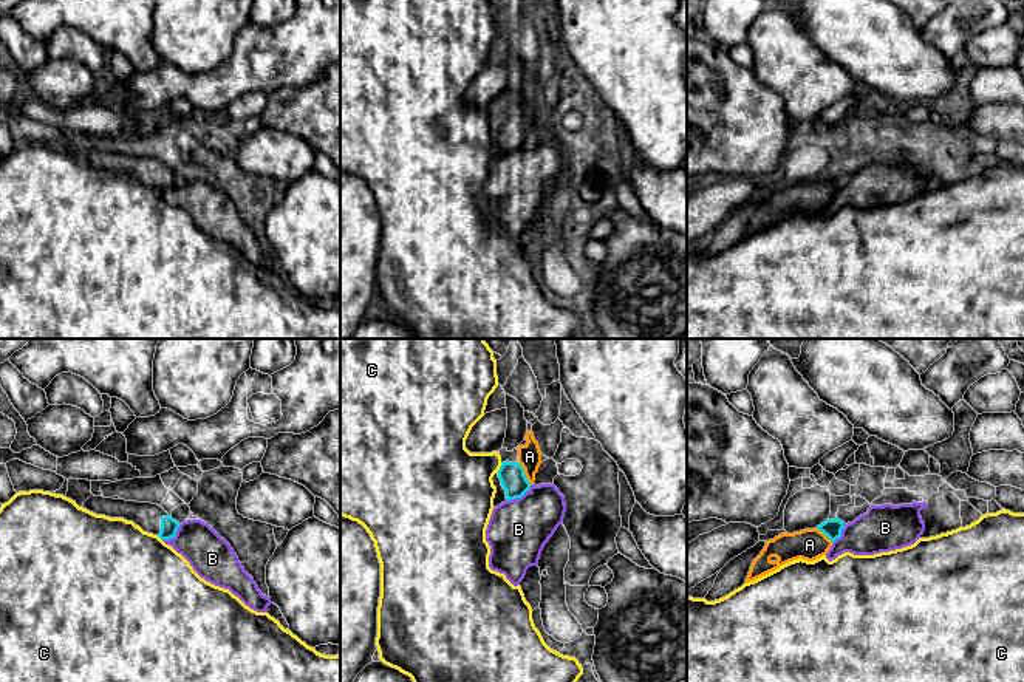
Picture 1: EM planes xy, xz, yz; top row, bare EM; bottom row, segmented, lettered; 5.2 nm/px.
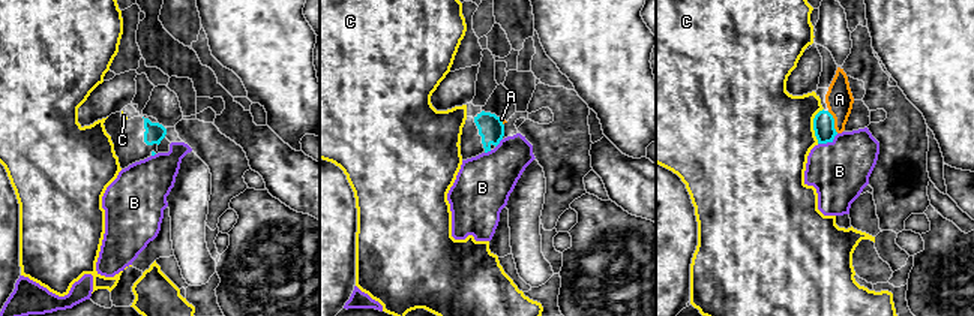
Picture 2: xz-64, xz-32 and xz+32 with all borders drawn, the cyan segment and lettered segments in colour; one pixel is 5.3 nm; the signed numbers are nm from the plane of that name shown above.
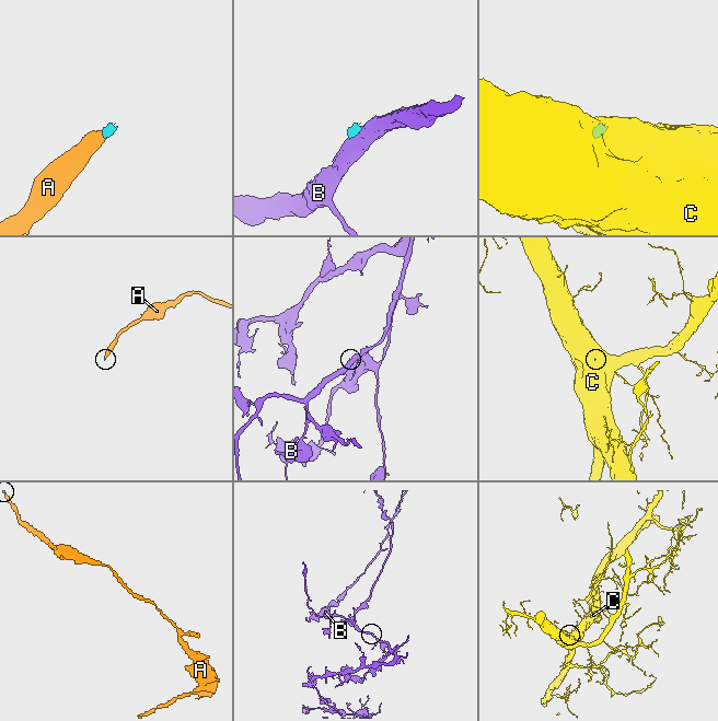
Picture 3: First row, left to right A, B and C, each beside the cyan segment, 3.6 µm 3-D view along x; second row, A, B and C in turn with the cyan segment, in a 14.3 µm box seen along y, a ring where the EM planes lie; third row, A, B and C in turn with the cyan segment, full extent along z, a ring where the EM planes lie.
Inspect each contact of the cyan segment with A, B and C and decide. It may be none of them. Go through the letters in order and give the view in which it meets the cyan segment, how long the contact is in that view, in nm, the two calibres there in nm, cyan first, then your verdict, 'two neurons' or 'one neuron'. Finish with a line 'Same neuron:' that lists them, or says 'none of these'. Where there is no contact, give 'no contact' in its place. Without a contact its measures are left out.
A: xz | 140 nm | 140/120 nm | one neuron
B: xz | 150 nm | 140/320 nm | two neurons
C: xz | 50 nm | 140/380 nm | two neurons
Same neuron: A

